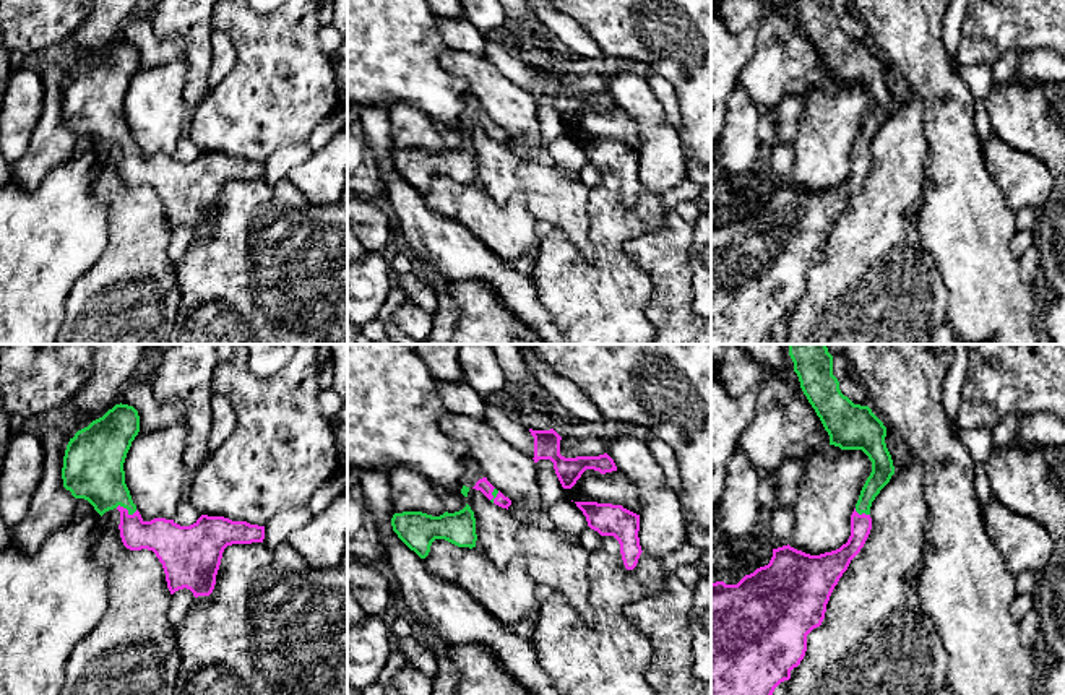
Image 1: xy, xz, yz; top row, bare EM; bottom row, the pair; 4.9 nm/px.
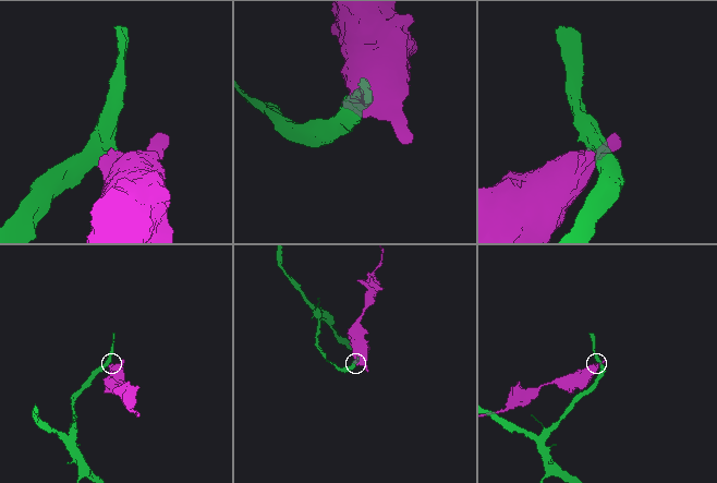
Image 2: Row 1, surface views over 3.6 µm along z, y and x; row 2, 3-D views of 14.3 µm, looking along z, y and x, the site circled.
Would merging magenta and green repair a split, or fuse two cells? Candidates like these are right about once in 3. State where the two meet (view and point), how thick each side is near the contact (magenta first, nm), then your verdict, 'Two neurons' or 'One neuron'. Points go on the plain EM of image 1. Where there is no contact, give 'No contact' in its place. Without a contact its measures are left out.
Touches magenta at xy (127, 146). Thickness 190 nm (magenta) against 280 nm. One neuron

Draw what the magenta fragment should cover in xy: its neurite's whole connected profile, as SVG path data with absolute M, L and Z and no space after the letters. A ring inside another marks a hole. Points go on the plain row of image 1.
M122 39L78 67L65 86L63 123L75 135L88 136L101 153L117 145L123 182L156 190L170 231L187 224L195 234L209 232L224 185L232 180L263 179L265 162L208 151L201 151L190 162L166 154L144 158L132 136L123 107L138 68L138 47Z

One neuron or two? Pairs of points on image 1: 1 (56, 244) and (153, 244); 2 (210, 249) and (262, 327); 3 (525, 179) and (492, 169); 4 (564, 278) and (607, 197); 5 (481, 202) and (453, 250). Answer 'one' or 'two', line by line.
1: two
2: one
3: one
4: one
5: two

